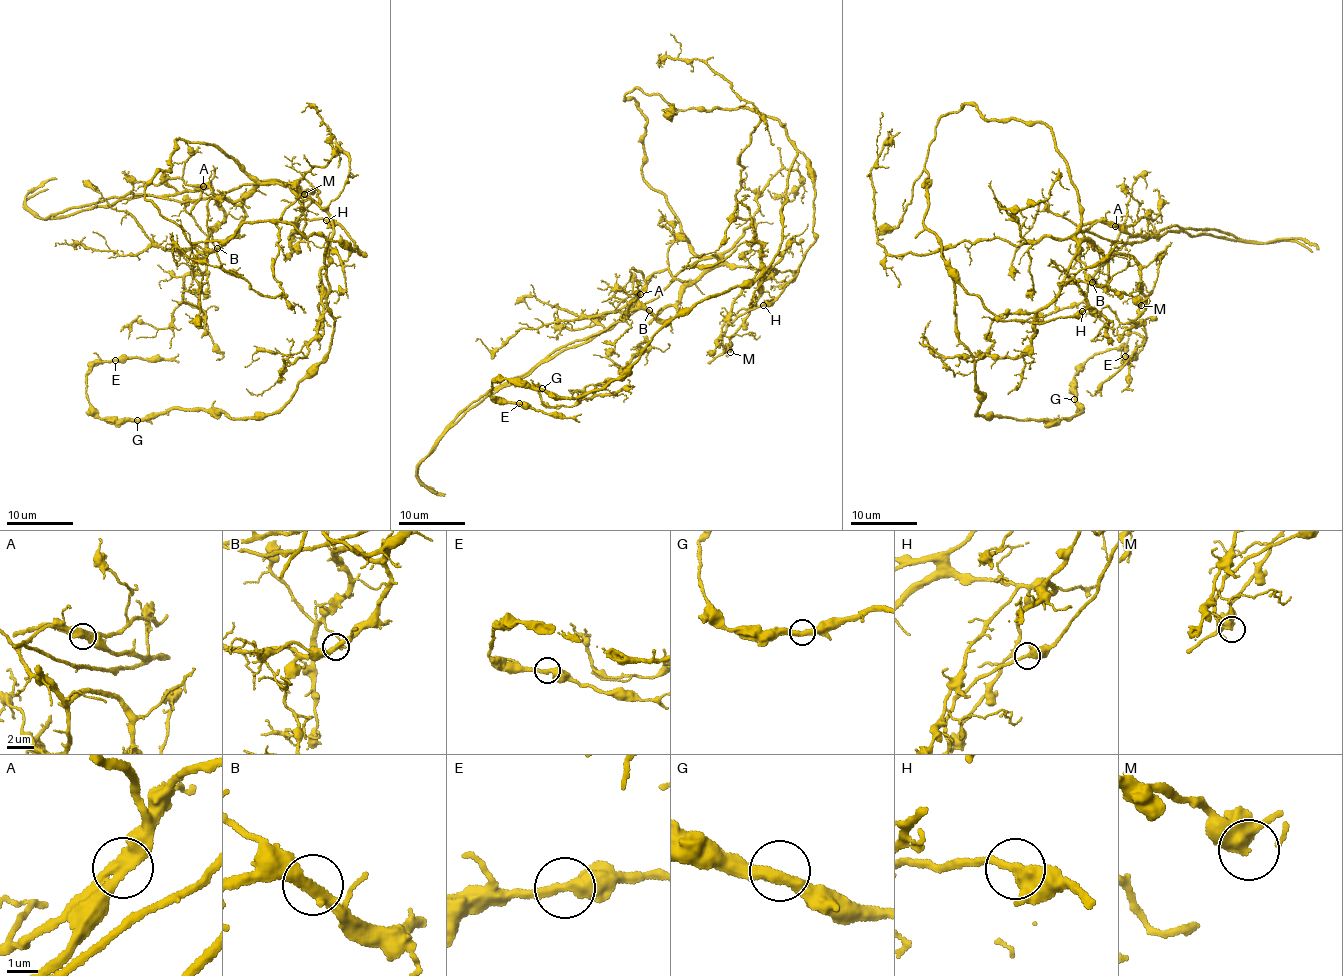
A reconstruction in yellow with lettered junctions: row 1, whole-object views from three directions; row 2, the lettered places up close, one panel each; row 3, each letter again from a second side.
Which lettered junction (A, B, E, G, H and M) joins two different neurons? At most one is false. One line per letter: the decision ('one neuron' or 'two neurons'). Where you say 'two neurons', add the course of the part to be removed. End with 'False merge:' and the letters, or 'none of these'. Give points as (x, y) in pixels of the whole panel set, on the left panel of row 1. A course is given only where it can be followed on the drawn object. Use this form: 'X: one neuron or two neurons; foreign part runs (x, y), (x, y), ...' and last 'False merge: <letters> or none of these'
A: two neurons; foreign part runs (203, 186), (157, 196), (138, 195), (42, 219), (27, 205), (26, 194), (56, 178)
B: one neuron
E: one neuron
G: one neuron
H: one neuron
M: one neuron
False merge: A

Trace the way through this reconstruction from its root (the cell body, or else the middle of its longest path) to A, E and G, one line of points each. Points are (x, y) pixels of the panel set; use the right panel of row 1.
A: (928, 184), (937, 120), (974, 105), (1048, 124), (1078, 238), (1116, 226)
E: (928, 184), (924, 222), (950, 271), (977, 414), (1068, 420), (1082, 408), (1076, 374), (1096, 354), (1125, 356)
G: (928, 184), (924, 222), (950, 271), (958, 335), (981, 395), (977, 414), (1056, 422), (1080, 414), (1074, 399)

